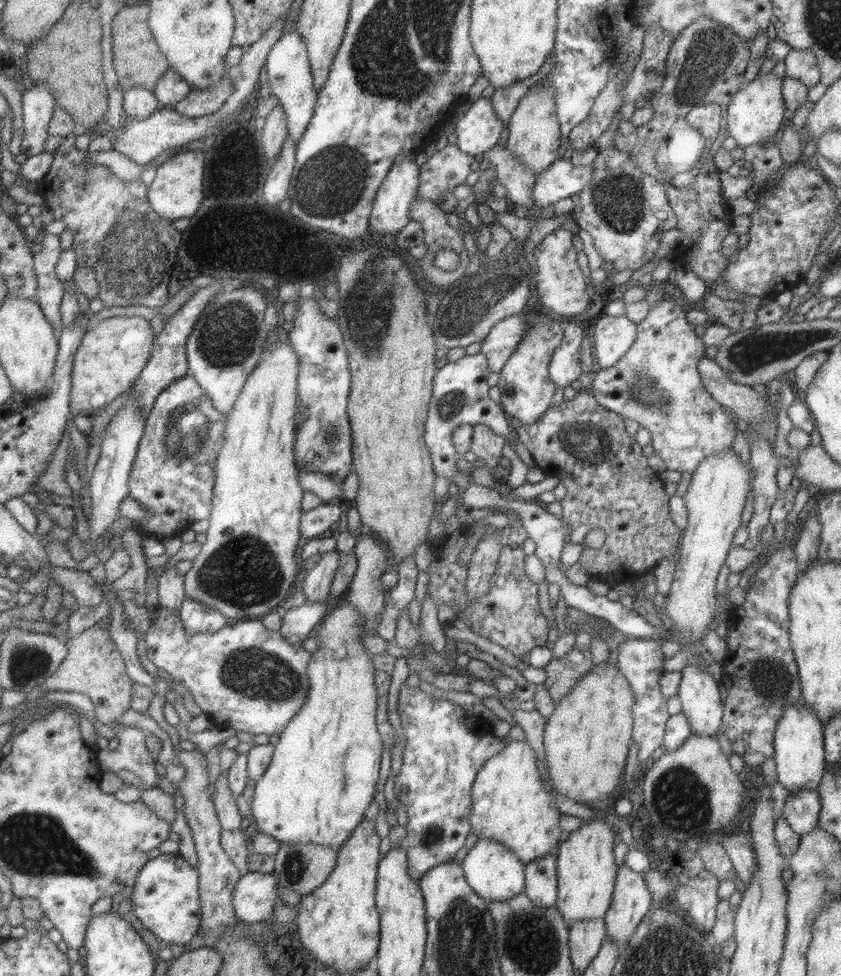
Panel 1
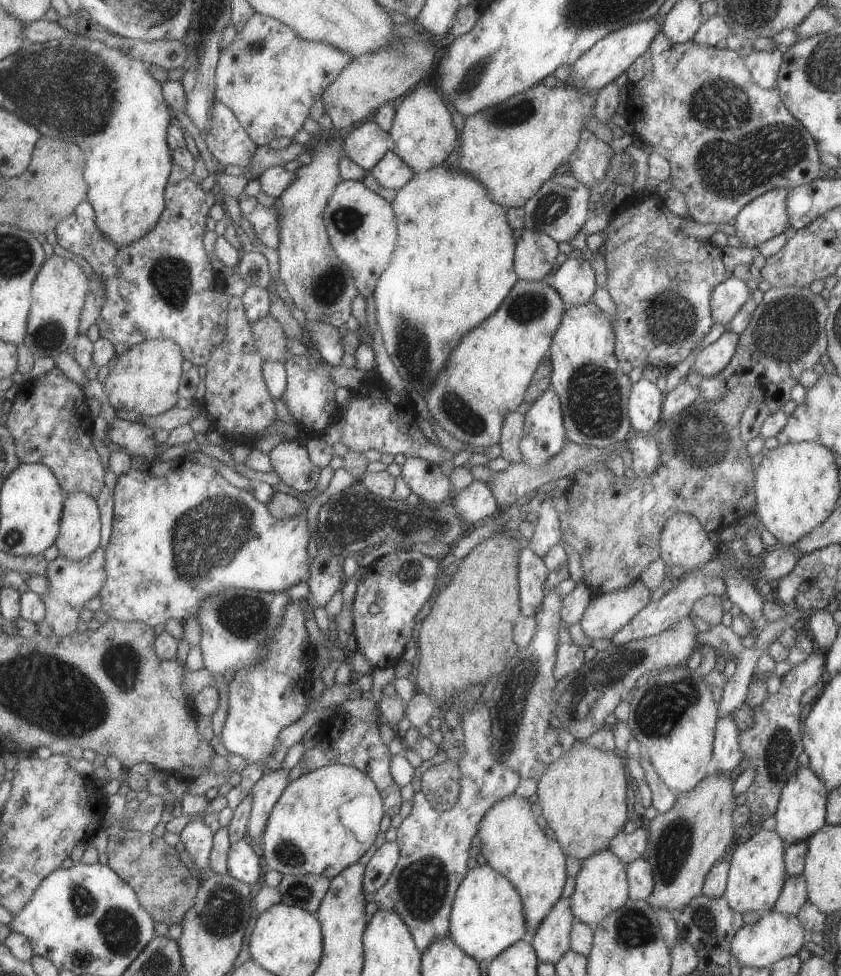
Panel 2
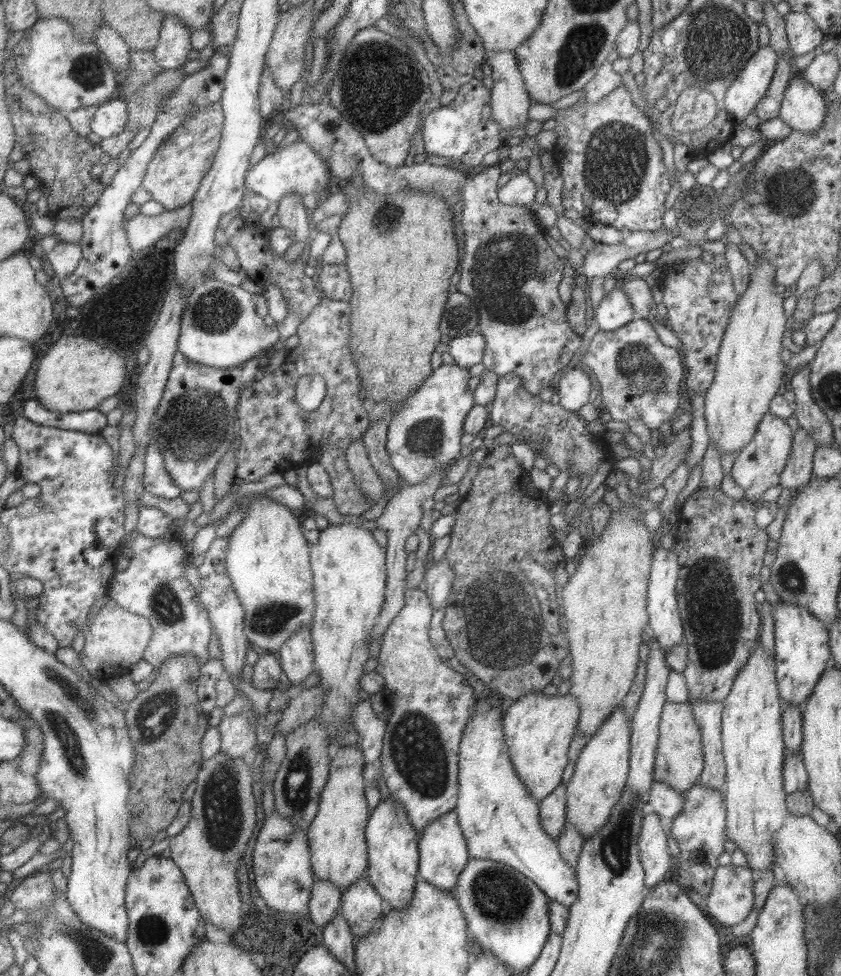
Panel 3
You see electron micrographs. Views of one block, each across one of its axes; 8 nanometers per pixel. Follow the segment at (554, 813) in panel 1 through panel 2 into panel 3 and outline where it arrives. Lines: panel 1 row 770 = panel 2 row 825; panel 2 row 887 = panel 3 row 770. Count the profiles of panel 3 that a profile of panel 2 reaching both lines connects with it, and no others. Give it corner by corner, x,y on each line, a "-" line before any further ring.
529,692
506,703
502,714
503,736
509,760
529,796
537,802
561,783
561,773
568,763
567,748
575,733
579,712
579,706
569,694
545,697
542,693

